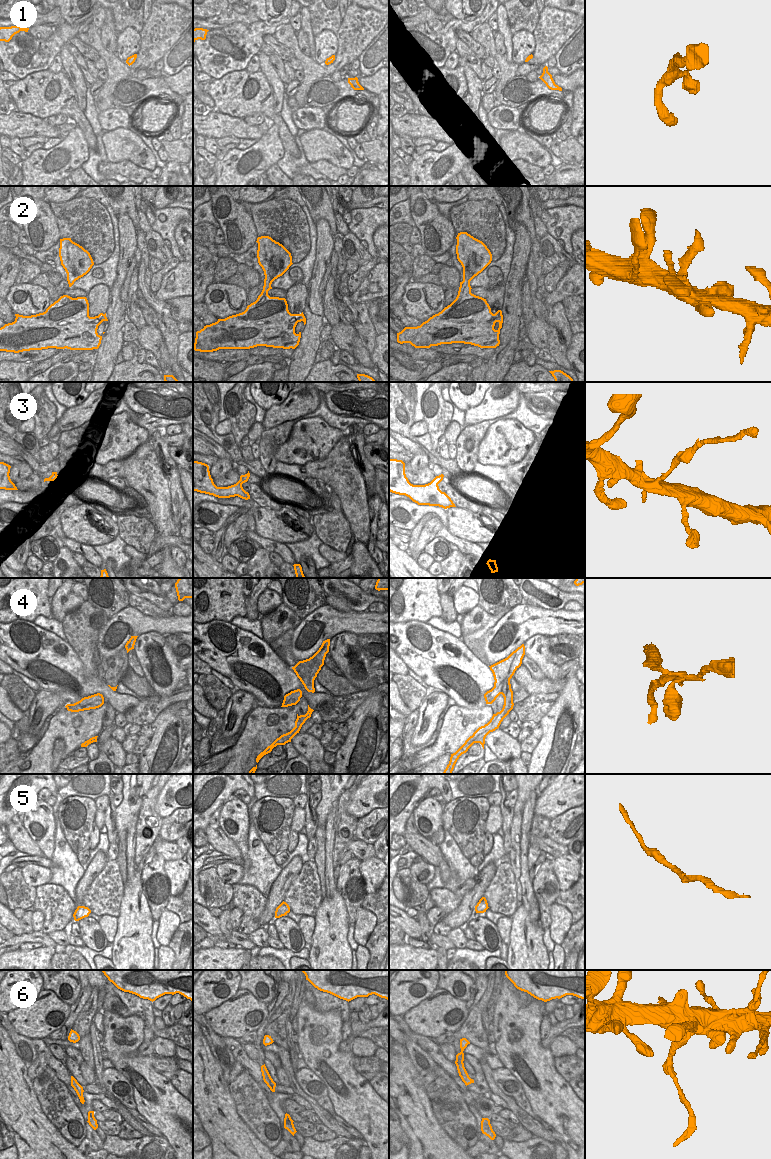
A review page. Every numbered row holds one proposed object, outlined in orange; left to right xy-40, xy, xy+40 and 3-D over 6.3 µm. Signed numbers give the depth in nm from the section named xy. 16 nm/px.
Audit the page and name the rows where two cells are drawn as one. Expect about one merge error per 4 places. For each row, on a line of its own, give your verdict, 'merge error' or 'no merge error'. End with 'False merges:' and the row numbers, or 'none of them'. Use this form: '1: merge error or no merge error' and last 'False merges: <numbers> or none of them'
1: no merge error
2: no merge error
3: no merge error
4: merge error
5: no merge error
6: merge error
False merges: 4, 6

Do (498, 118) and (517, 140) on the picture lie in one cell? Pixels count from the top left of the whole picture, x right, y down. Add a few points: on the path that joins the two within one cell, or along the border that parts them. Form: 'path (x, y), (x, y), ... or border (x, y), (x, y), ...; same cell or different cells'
border (511, 129), (516, 130); different cells

